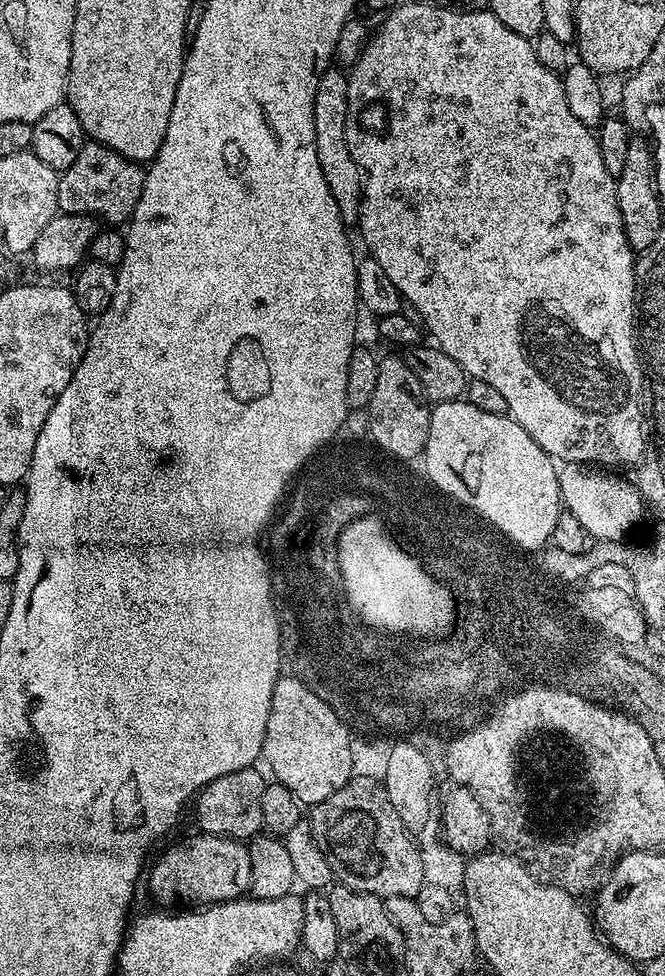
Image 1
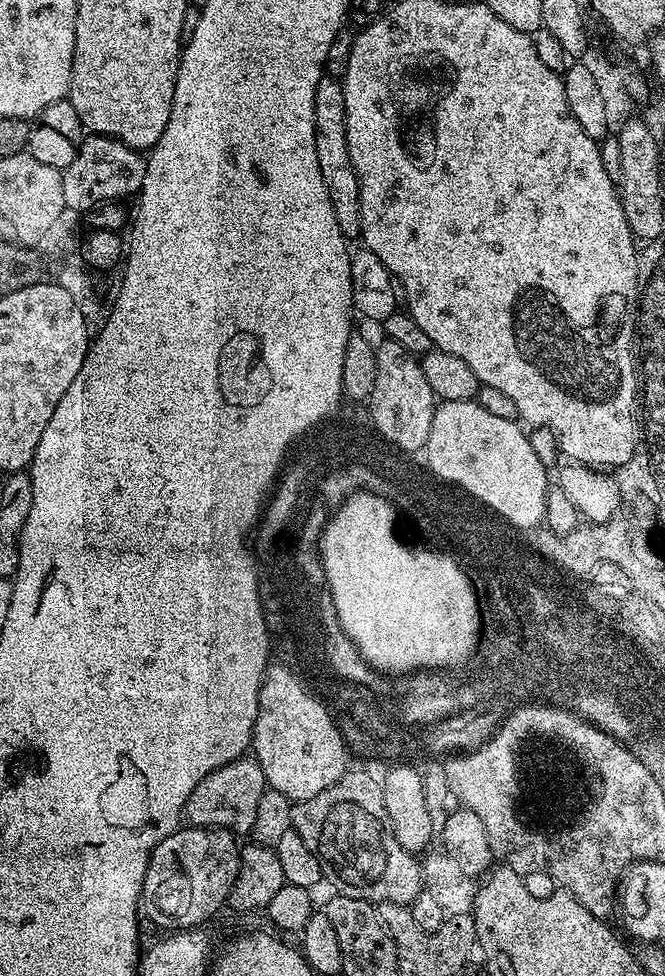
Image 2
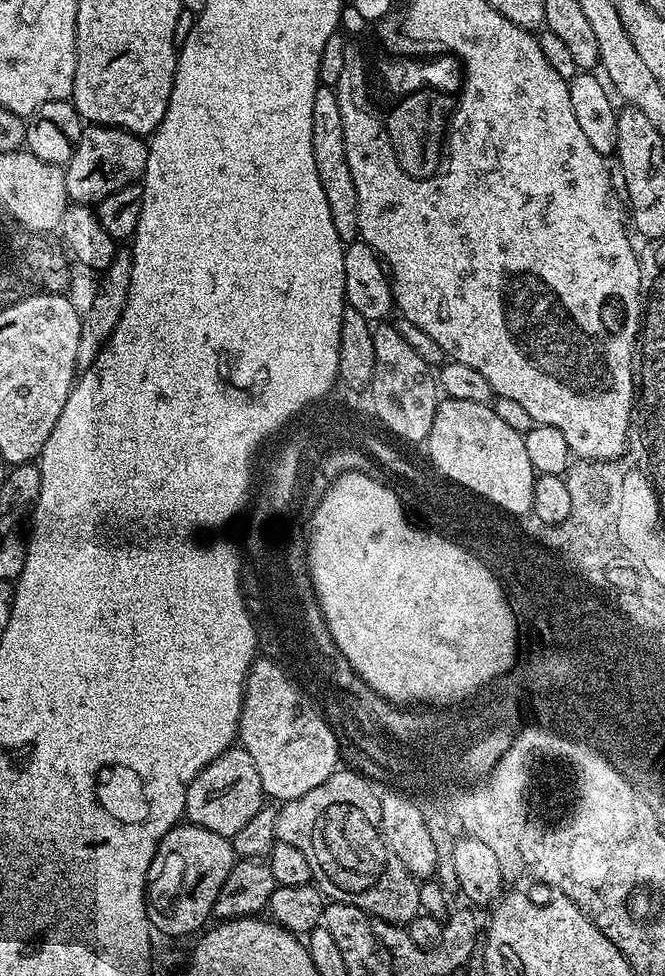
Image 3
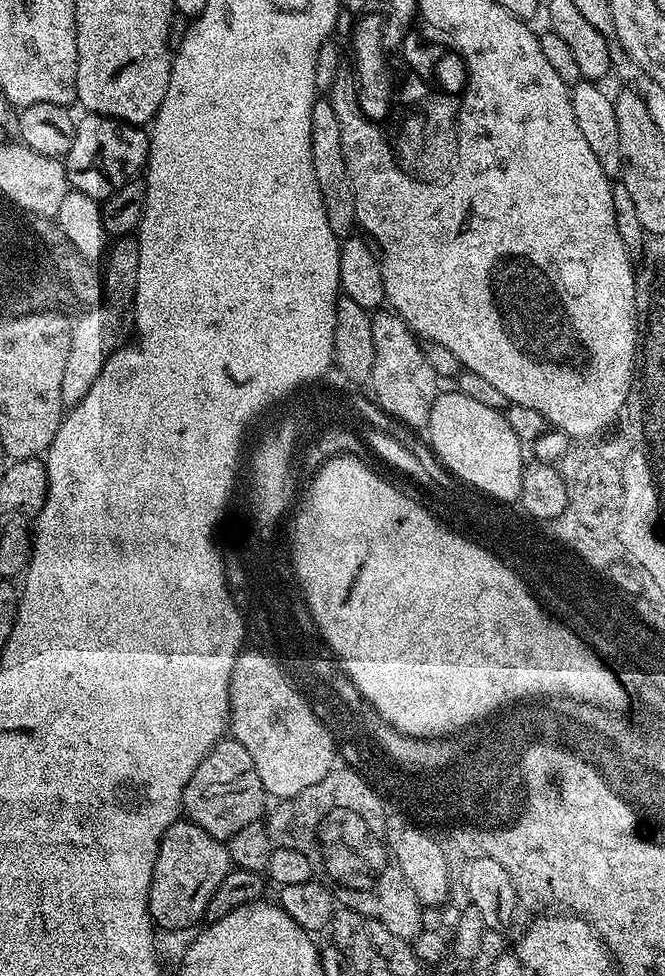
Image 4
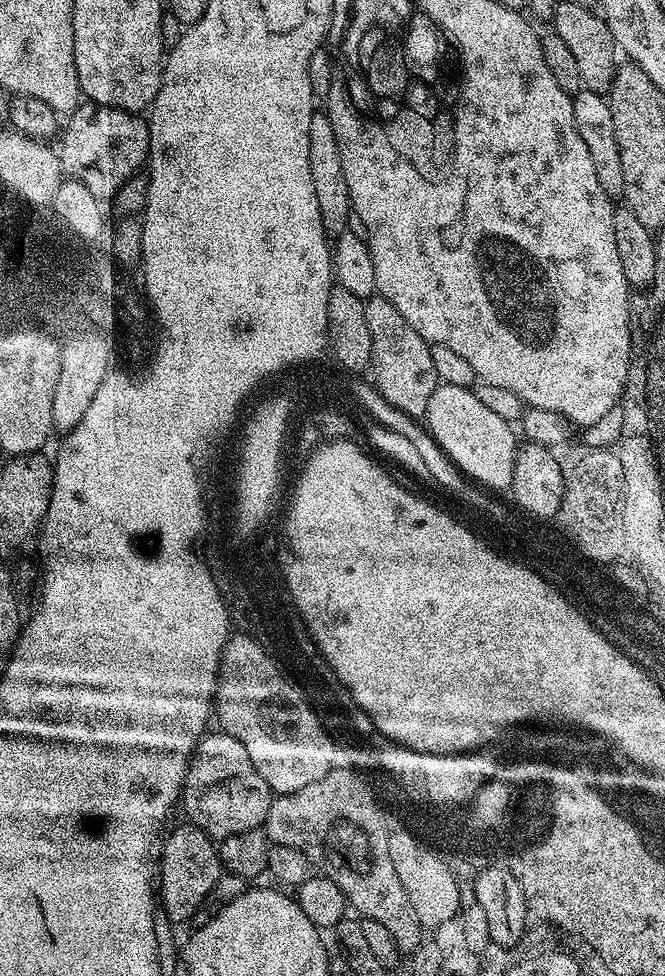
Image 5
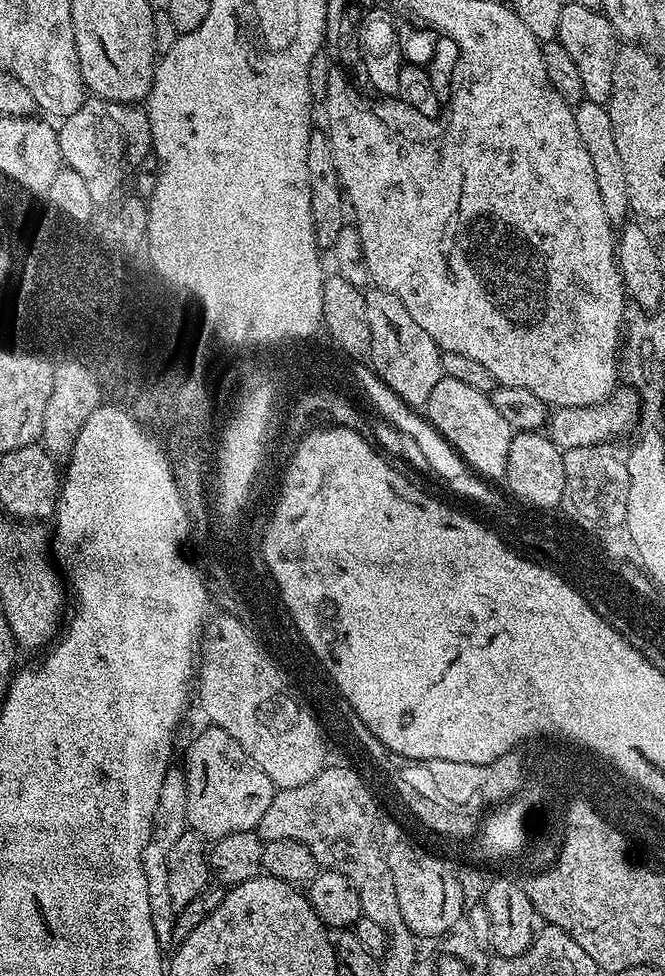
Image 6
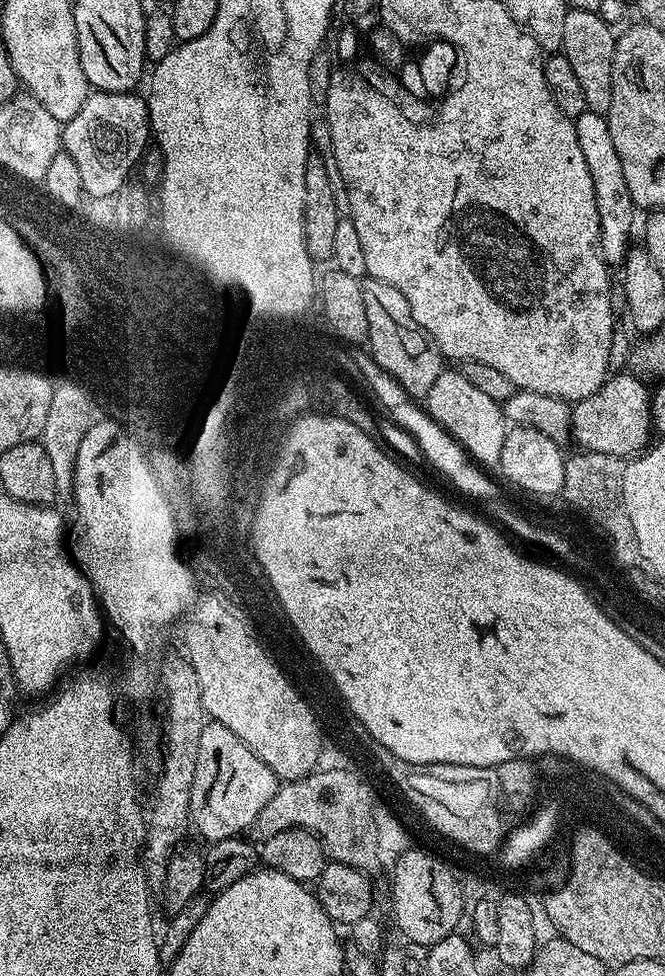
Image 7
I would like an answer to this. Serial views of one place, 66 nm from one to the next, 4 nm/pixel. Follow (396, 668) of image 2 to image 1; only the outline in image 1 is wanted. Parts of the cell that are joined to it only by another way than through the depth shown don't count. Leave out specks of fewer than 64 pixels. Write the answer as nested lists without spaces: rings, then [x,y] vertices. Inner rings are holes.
[[[375,515],[361,516],[354,522],[350,522],[344,528],[342,538],[334,545],[336,565],[339,568],[339,583],[344,584],[344,592],[348,595],[347,607],[357,612],[359,623],[384,634],[390,631],[392,626],[398,626],[402,630],[410,629],[414,632],[432,632],[440,628],[444,632],[451,631],[452,624],[456,620],[456,610],[450,602],[449,587],[440,580],[427,580],[424,572],[419,572],[416,564],[408,561],[408,556],[394,554],[392,549],[392,534],[386,527],[383,519]]]

